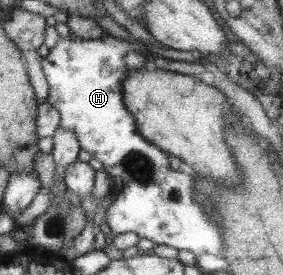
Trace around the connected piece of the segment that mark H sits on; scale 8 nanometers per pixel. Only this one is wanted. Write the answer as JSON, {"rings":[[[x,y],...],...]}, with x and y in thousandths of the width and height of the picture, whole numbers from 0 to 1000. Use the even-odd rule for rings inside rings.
{"rings":[[[367,120],[367,135],[360,142],[322,142],[297,145],[283,135],[251,127],[251,138],[212,135],[212,145],[201,153],[201,164],[187,167],[187,178],[173,182],[170,200],[152,204],[145,218],[148,255],[166,284],[170,305],[177,309],[166,371],[216,418],[216,433],[208,440],[208,462],[244,473],[265,484],[272,495],[272,516],[279,516],[279,538],[286,545],[311,549],[322,560],[322,575],[336,575],[364,596],[360,622],[371,622],[396,655],[403,669],[396,669],[392,687],[406,691],[403,727],[382,745],[375,756],[378,782],[378,818],[392,825],[392,844],[399,855],[424,855],[442,847],[481,847],[491,865],[512,865],[534,873],[551,887],[555,898],[569,891],[590,891],[594,898],[611,898],[611,905],[661,909],[675,920],[686,920],[693,931],[717,927],[717,920],[749,920],[753,927],[784,931],[788,898],[788,858],[781,858],[781,825],[763,811],[763,804],[749,804],[746,789],[735,789],[735,775],[721,771],[721,760],[682,724],[682,705],[693,698],[686,687],[689,655],[668,636],[654,636],[636,625],[611,625],[601,607],[597,571],[601,564],[590,553],[562,542],[562,535],[541,527],[527,513],[516,513],[495,491],[491,469],[484,465],[477,425],[463,418],[463,411],[442,393],[442,375],[435,371],[435,338],[428,335],[428,298],[435,276],[463,255],[484,247],[516,247],[516,236],[534,236],[534,244],[548,244],[544,215],[558,204],[534,196],[527,189],[527,204],[519,196],[505,196],[488,189],[484,182],[470,182],[466,156],[445,145],[428,145],[420,138],[406,138],[382,124]]]}

